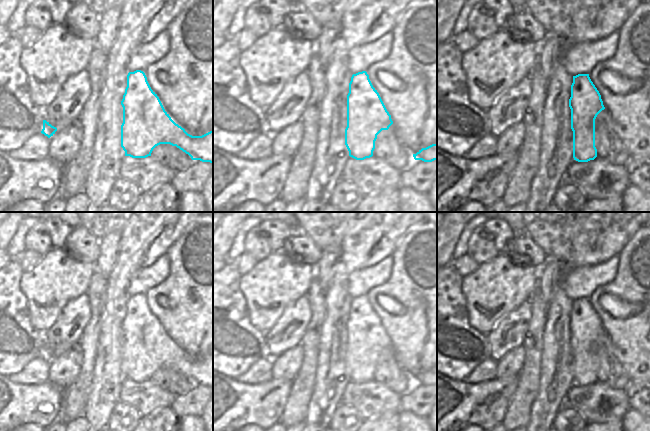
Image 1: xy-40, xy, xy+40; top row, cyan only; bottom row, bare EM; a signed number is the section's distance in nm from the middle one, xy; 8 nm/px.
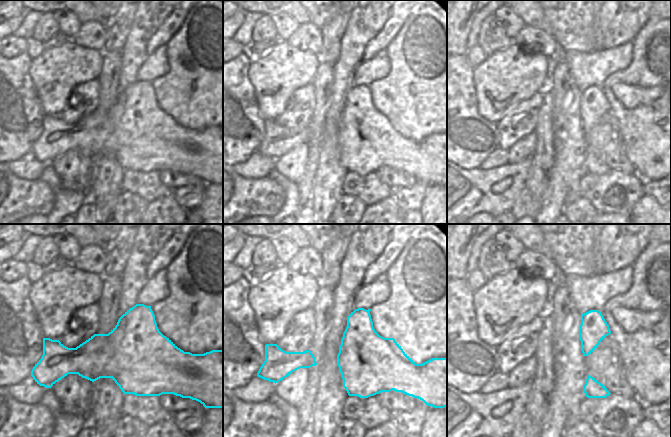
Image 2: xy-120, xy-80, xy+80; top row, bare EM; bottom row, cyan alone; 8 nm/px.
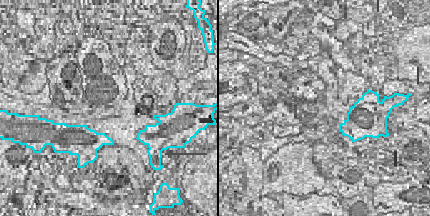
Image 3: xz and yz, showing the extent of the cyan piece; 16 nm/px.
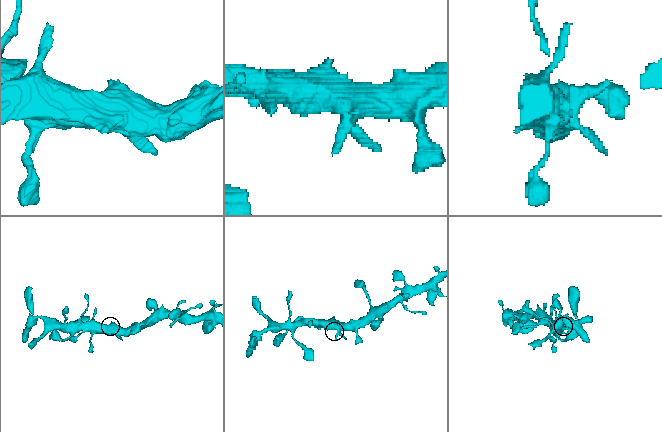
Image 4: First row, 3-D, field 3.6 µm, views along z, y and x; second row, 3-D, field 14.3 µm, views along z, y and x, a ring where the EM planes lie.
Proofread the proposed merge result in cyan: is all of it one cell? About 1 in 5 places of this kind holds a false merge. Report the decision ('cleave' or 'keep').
keep

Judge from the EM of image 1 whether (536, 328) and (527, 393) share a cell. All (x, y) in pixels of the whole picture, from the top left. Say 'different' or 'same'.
same

